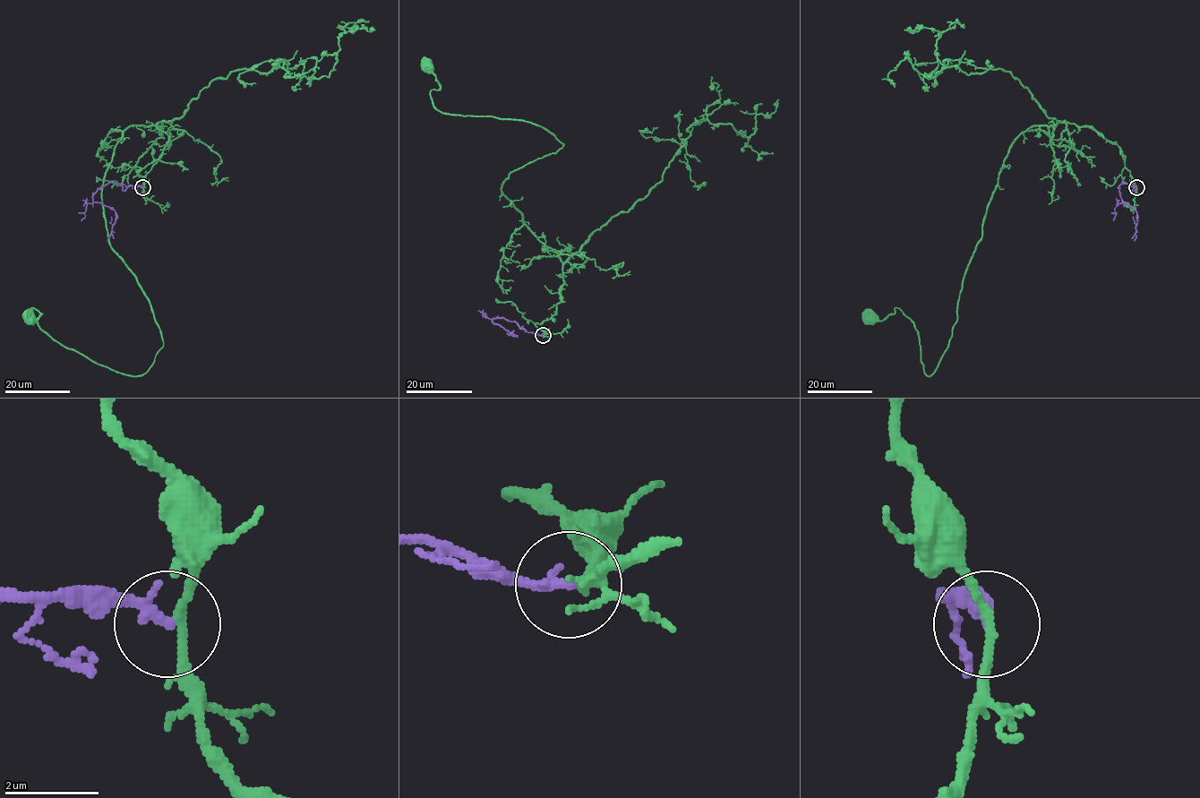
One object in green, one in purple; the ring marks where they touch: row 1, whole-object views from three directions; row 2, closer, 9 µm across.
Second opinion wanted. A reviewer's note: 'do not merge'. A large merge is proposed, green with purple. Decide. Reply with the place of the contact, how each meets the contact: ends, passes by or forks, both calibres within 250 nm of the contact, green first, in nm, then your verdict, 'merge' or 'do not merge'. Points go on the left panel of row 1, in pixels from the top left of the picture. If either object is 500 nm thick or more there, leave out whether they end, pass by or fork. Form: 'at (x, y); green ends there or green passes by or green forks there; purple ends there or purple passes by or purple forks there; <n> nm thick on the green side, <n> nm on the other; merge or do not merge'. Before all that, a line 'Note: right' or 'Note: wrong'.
Note: right
at (142, 187); green passes by; purple ends there; 180 nm thick on the green side, 240 nm on the other; do not merge

